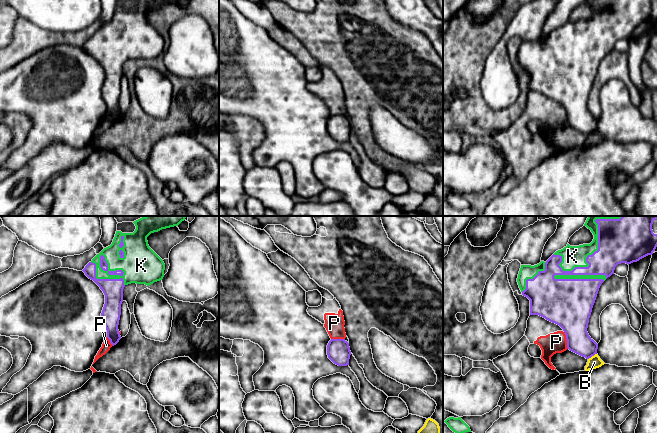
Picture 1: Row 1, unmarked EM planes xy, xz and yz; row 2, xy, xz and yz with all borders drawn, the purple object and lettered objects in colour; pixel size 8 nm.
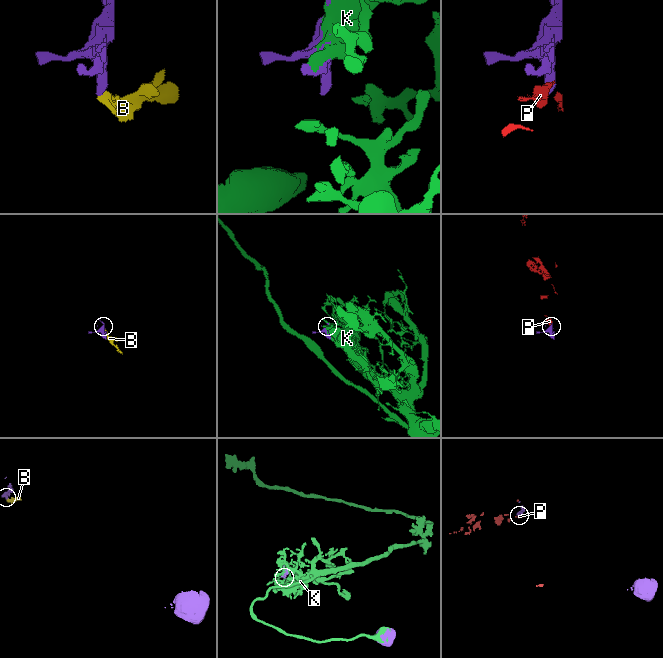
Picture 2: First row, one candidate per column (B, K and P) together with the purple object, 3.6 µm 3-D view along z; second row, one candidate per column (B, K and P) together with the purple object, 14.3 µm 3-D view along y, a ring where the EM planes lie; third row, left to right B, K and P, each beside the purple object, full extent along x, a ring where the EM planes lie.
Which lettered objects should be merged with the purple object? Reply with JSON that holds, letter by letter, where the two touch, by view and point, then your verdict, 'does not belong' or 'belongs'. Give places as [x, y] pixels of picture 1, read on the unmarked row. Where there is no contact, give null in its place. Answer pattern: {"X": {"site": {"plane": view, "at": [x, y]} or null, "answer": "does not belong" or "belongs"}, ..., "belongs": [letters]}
{"B": {"site": {"plane": "yz", "at": [592, 131]}, "answer": "does not belong"}, "K": {"site": {"plane": "xy", "at": [104, 55]}, "answer": "belongs"}, "P": {"site": {"plane": "yz", "at": [566, 115]}, "answer": "does not belong"}, "belongs": ["K"]}

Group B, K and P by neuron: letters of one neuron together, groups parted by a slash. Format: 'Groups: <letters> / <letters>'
Groups: B P / K

